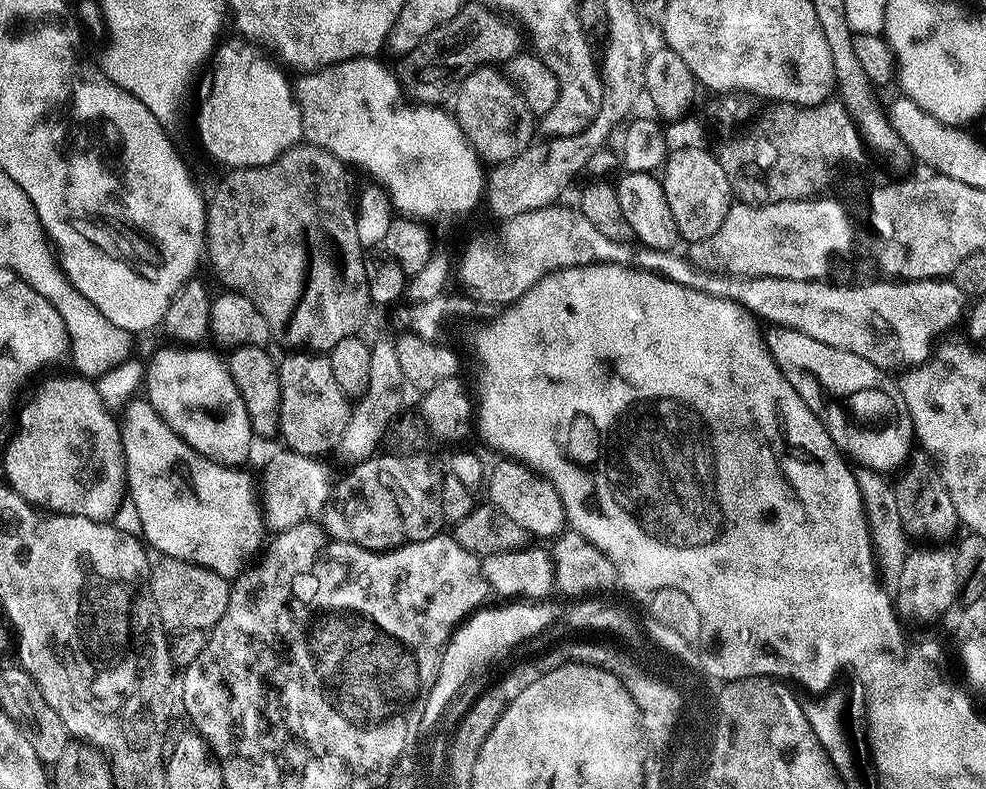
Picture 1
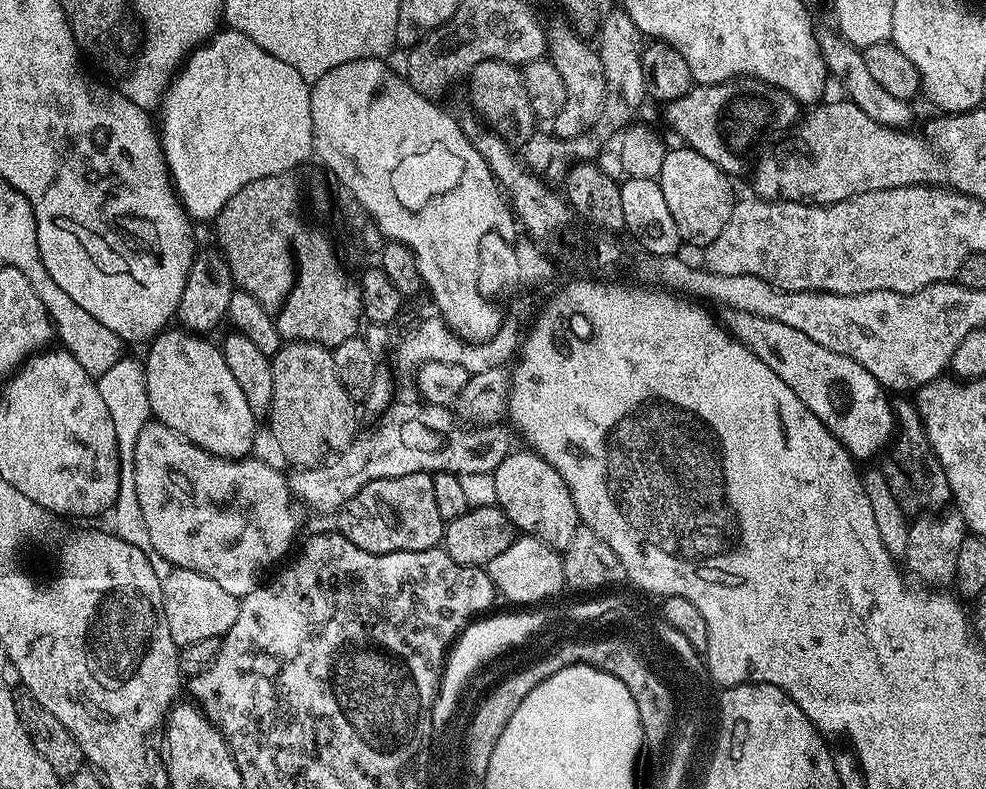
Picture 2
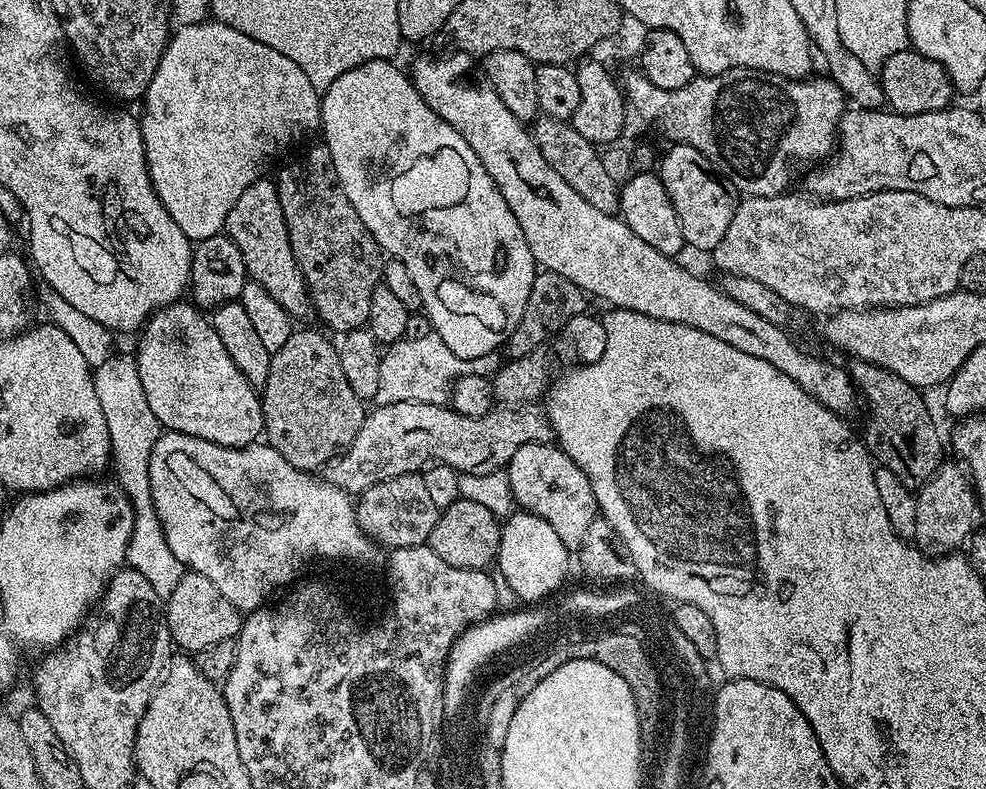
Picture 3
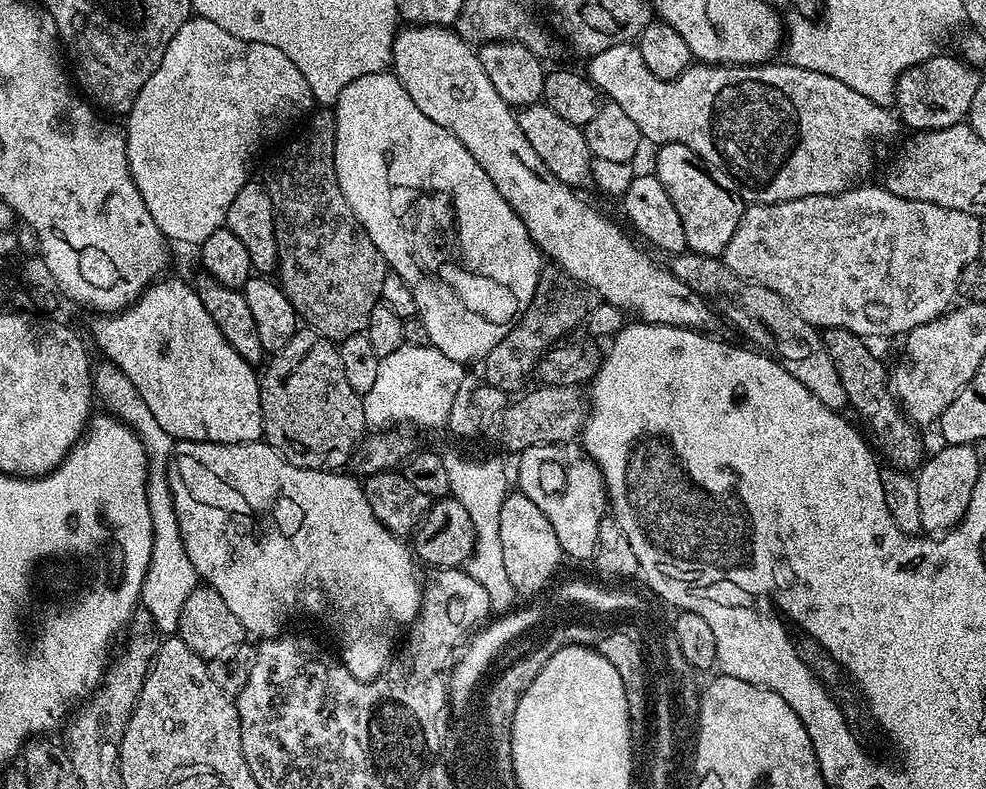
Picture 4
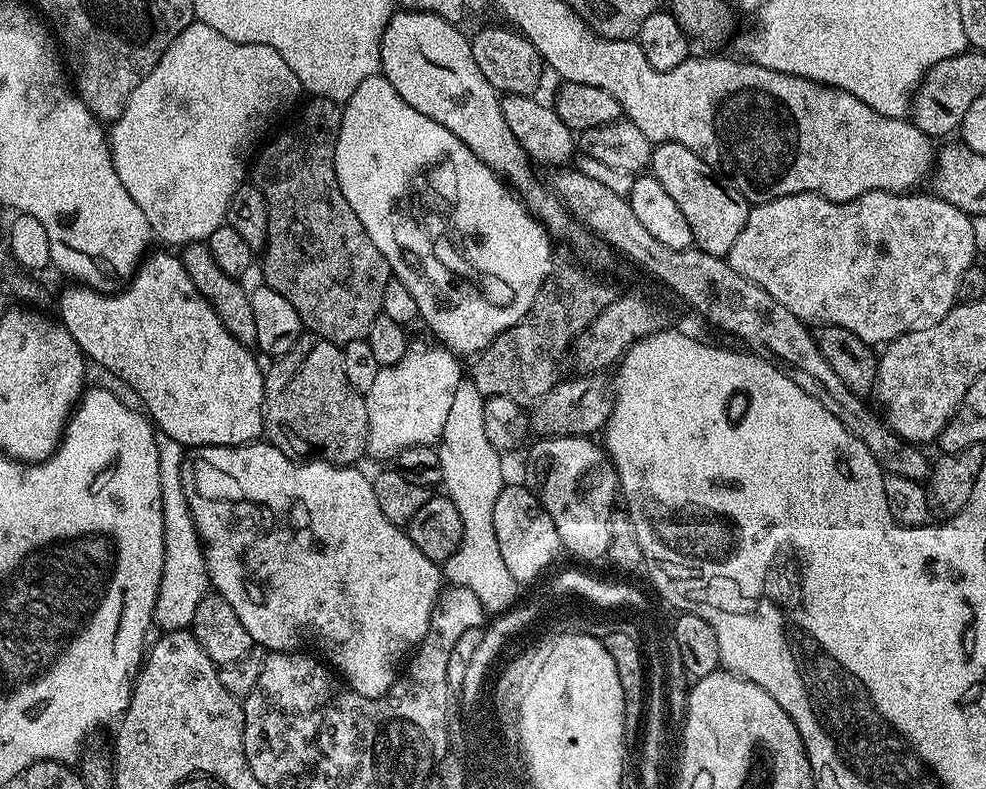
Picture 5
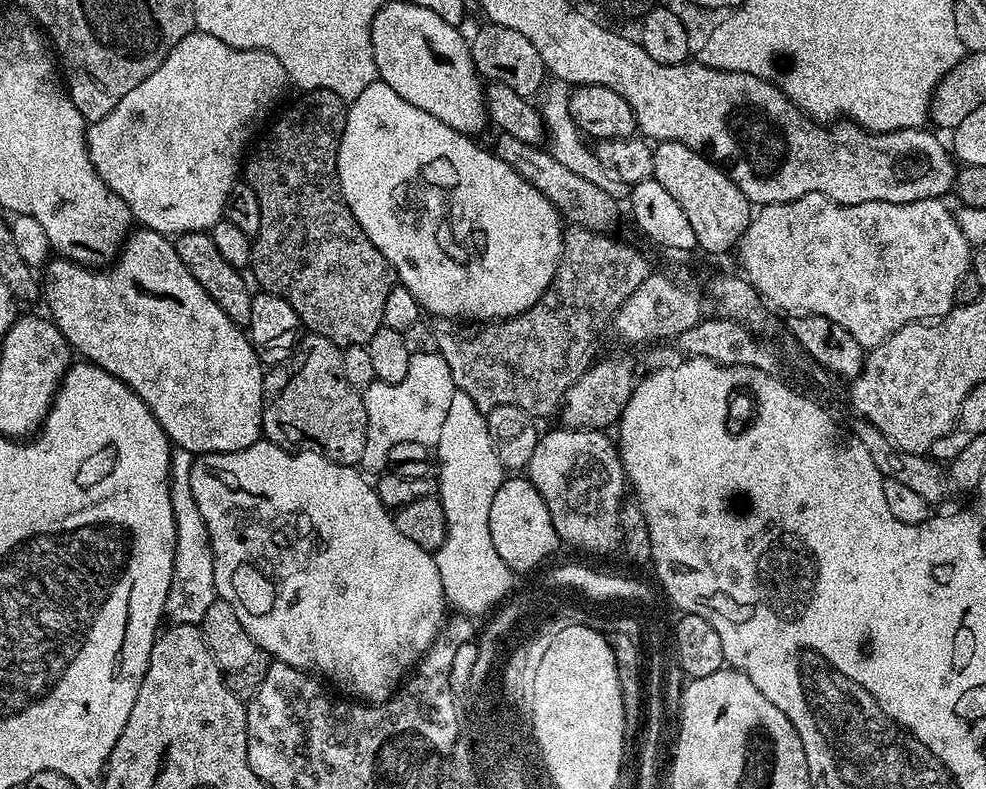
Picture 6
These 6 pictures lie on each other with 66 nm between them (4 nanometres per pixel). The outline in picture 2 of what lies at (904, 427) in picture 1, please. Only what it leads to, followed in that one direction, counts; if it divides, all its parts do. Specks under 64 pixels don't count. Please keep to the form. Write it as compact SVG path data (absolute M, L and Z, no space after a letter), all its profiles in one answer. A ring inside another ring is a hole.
M725 307L722 316L723 327L742 346L746 346L802 402L828 427L846 446L846 450L857 461L863 462L871 456L879 457L891 445L897 431L896 413L893 401L888 401L889 393L870 370L860 365L854 358L835 353L808 338L801 330L786 326L783 322L766 318L759 314L743 313L742 310Z

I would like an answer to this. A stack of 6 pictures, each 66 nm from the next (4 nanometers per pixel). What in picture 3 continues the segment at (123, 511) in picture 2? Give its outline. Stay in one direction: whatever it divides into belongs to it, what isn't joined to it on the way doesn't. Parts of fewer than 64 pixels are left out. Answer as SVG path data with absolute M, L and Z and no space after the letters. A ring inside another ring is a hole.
M114 354L93 371L92 377L102 415L106 418L106 430L110 430L110 464L113 469L116 467L118 487L132 506L132 540L128 544L127 563L144 575L157 597L167 598L184 577L186 569L174 558L166 542L148 485L148 456L154 450L154 442L162 435L162 425L154 418L150 402L146 402L146 390L142 390L142 378L131 355Z

